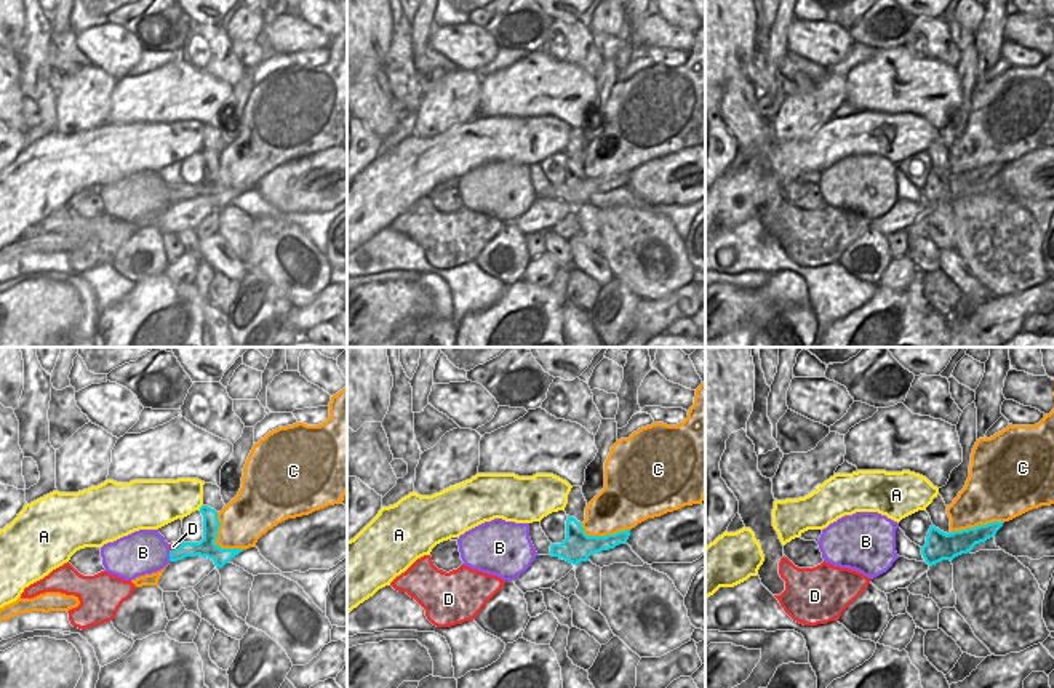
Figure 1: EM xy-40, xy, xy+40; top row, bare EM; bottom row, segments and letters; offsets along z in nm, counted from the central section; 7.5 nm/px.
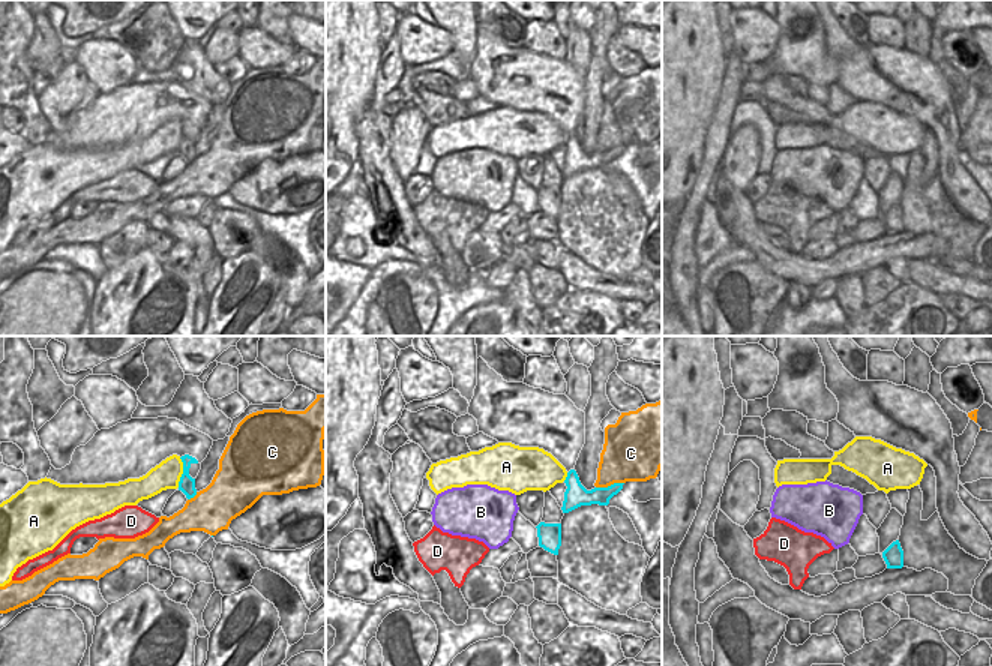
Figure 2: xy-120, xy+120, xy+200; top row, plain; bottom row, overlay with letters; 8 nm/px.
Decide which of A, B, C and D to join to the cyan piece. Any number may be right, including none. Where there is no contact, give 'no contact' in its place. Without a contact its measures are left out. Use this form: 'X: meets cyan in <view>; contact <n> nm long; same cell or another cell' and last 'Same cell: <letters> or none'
A: meets cyan in xy-40; contact 60 nm long; another cell
B: meets cyan in xy-40; contact 80 nm long; another cell
C: meets cyan in xy-40; contact 360 nm long; another cell
D: meets cyan in xy-40; contact 120 nm long; another cell
Same cell: none

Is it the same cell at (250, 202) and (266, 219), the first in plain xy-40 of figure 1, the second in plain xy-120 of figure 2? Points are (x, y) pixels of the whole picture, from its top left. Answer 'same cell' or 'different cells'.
same cell

